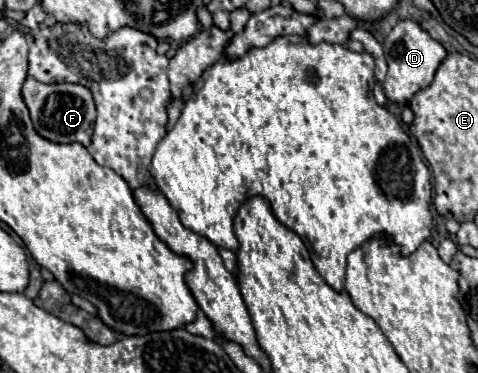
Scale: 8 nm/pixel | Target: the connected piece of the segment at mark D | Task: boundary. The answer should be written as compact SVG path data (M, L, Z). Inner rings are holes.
M413 20L397 22L395 28L389 32L389 36L385 38L383 50L385 50L385 58L387 58L387 66L389 66L387 78L383 82L383 90L385 90L387 98L397 104L405 104L407 100L411 100L411 96L417 90L427 88L433 82L433 76L435 76L437 68L441 66L441 62L447 58L445 46L441 42L433 40L429 36L429 32L423 30Z

